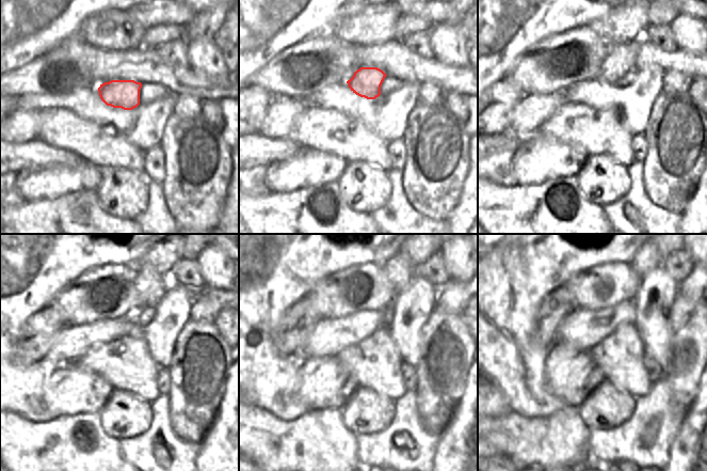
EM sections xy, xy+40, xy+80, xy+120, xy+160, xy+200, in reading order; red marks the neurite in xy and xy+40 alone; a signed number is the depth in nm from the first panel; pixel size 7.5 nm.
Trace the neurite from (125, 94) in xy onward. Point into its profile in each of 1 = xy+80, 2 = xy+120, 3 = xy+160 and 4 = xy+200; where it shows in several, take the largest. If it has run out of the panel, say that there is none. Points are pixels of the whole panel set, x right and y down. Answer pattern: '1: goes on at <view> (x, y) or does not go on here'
1: goes on at xy+80 (622, 58)
2: goes on at xy+120 (151, 281)
3: goes on at xy+160 (400, 270)
4: goes on at xy+200 (648, 258)

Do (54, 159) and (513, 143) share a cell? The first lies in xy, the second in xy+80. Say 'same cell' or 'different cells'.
same cell

